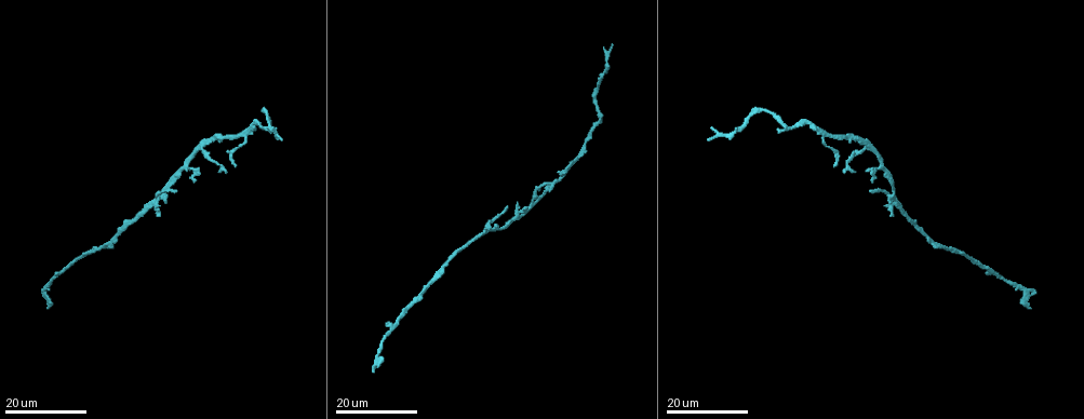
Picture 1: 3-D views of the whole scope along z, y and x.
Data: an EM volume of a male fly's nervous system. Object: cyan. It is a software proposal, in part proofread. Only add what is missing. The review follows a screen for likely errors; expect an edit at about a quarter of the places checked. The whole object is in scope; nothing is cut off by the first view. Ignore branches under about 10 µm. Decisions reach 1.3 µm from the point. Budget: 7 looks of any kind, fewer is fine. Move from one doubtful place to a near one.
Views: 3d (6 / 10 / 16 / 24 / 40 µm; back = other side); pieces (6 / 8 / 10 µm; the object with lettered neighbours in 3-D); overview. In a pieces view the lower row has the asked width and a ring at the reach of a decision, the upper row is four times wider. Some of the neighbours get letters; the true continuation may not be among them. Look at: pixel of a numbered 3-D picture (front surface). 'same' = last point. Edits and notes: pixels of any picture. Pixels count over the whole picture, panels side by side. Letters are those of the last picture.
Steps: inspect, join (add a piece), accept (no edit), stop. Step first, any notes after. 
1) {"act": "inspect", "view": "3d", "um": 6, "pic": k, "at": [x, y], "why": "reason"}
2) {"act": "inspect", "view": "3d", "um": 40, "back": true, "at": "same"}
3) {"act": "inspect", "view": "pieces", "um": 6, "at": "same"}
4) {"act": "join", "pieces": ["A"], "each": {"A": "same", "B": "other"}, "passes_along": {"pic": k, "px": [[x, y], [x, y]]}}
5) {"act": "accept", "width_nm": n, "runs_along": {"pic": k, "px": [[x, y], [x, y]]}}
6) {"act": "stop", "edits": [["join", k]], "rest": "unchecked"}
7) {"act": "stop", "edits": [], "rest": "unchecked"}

{"act": "inspect", "view": "3d", "um": 24, "pic": 1, "at": [853, 173], "why": "an open end"}

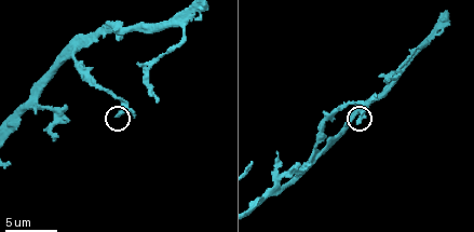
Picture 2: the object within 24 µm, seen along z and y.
{"act": "inspect", "view": "pieces", "um": 6, "pic": 2, "at": [358, 121], "why": "see the neighbours"}

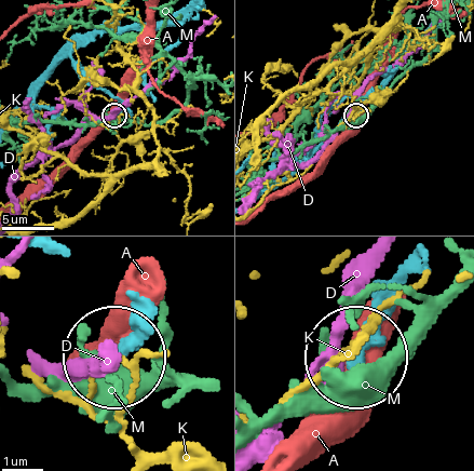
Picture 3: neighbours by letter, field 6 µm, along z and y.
{"act": "accept", "each": {"A": "other", "D": "other", "K": "other", "M": "other"}, "found": "no lettered piece goes on from it"}

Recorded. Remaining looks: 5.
{"act": "inspect", "view": "3d", "um": 24, "pic": 1, "at": [177, 191], "why": "tapers out"}

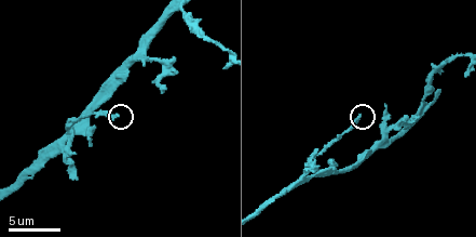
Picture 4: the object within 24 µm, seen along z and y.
{"act": "inspect", "view": "pieces", "um": 10, "pic": 4, "at": [359, 115]}

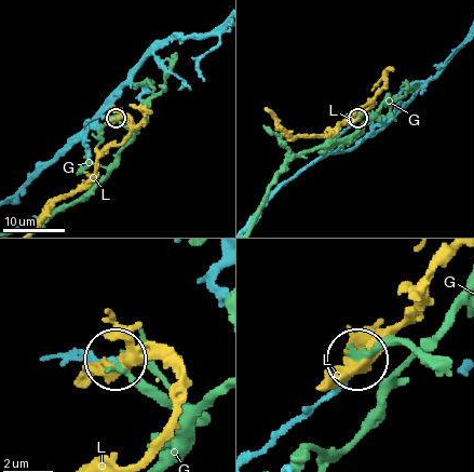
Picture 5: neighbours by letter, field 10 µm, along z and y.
{"act": "accept", "width_nm": 200, "each": {"G": "other", "L": "other"}, "runs_along": {"pic": 5, "px": [[66, 358], [113, 358]]}, "found": "no lettered piece goes on from it"}

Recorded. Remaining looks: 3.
{"act": "inspect", "view": "3d", "um": 16, "pic": 1, "at": [281, 138], "why": "free end"}

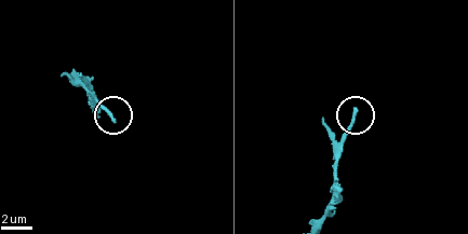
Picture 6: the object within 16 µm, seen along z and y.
{"act": "inspect", "view": "pieces", "um": 6, "pic": 6, "at": [356, 109], "why": "what lies round it"}

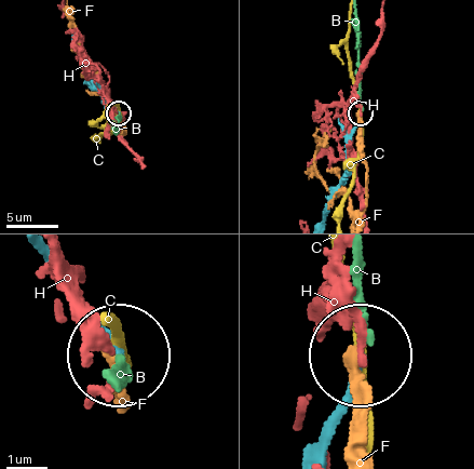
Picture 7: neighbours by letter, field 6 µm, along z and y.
{"act": "join", "pieces": ["B"], "each": {"B": "same", "C": "other", "F": "other", "H": "other"}, "passes_along": {"pic": 7, "px": [[309, 451], [357, 358], [357, 255]]}, "found": "it goes on there"}

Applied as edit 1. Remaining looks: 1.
{"act": "stop", "edits": [["join", 7]], "rest": "unchecked"}

